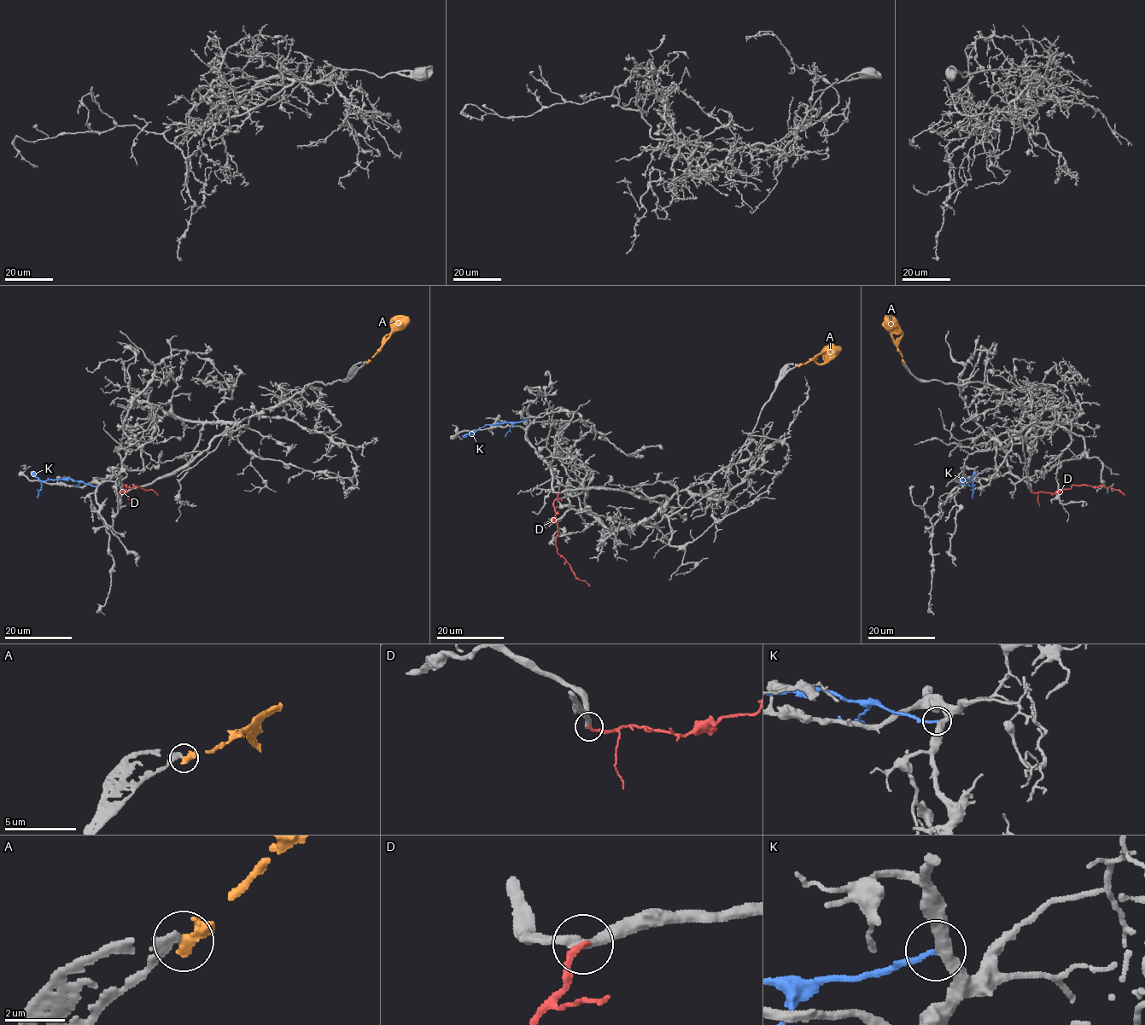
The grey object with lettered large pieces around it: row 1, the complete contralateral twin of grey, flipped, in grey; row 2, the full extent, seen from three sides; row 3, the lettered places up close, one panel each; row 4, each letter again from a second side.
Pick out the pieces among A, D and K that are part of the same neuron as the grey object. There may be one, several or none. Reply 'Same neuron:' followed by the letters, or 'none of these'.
Same neuron: none of these

